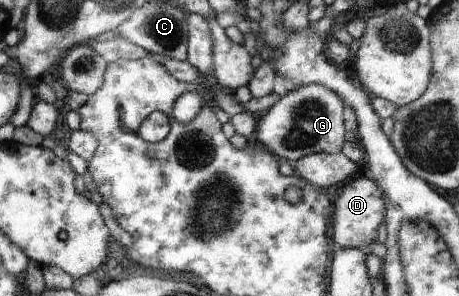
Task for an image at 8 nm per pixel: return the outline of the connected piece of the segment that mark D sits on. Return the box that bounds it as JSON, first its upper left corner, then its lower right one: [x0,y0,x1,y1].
[331,174,388,249]

